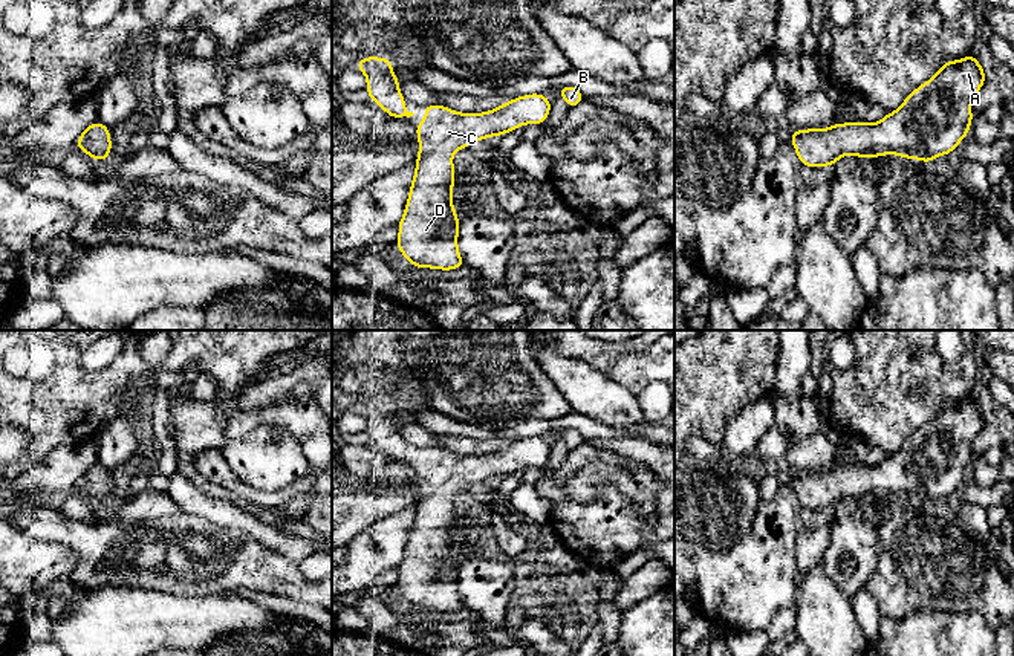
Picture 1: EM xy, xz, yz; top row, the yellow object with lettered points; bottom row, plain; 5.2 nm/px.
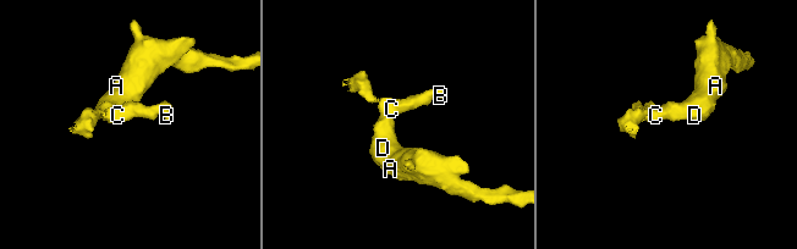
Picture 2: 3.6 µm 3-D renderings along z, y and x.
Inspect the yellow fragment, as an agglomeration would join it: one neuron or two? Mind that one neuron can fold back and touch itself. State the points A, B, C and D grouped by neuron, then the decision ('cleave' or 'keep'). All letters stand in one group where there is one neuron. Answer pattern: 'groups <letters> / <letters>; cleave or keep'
groups A B C D; keep

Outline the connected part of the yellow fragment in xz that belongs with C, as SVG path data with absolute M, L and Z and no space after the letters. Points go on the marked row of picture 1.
M543 93L517 96L483 113L424 106L427 118L414 125L421 150L395 243L413 268L451 271L465 266L457 248L459 214L453 209L453 153L525 124L540 125L551 107Z

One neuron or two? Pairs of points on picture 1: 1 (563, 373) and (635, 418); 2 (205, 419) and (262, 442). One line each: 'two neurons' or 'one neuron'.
1: one neuron
2: one neuron

